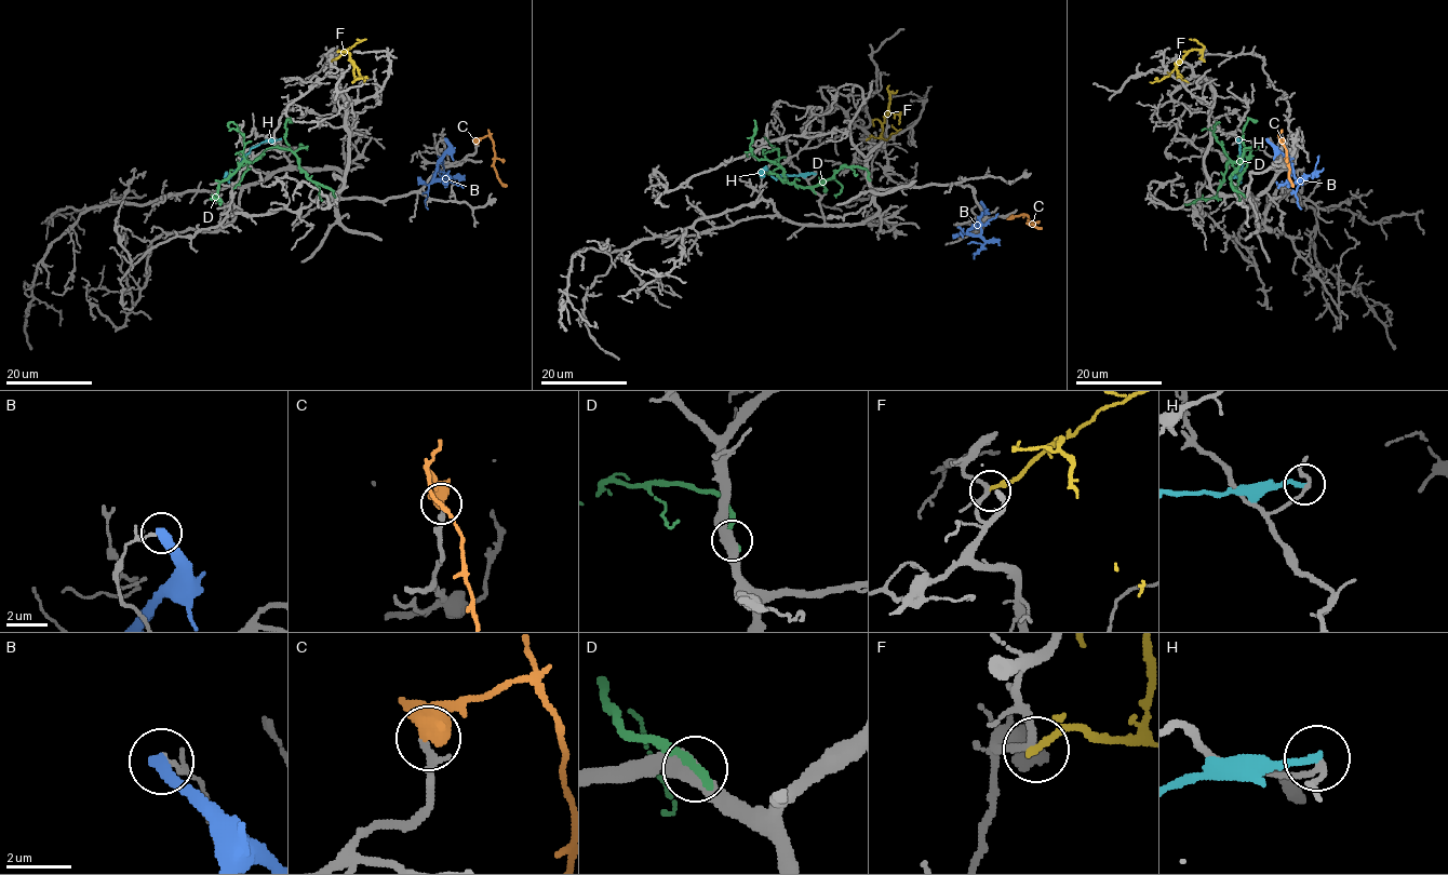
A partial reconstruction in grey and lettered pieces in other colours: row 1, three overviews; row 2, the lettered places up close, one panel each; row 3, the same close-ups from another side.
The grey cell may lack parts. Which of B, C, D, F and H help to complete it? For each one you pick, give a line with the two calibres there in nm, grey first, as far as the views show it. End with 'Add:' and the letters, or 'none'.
C: 220 nm thick on the grey side, 480 nm on the other
Add: C

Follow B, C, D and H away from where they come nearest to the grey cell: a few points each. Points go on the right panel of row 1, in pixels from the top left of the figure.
B: (1266, 139), (1288, 163), (1296, 179), (1314, 172), (1318, 156)
C: (1282, 144), (1286, 151), (1288, 179), (1292, 186)
D: (1243, 194), (1233, 189), (1230, 177), (1251, 148), (1245, 162), (1229, 162), (1218, 191), (1209, 199), (1184, 204)
H: (1237, 139), (1243, 166), (1234, 175), (1241, 178), (1241, 183)

